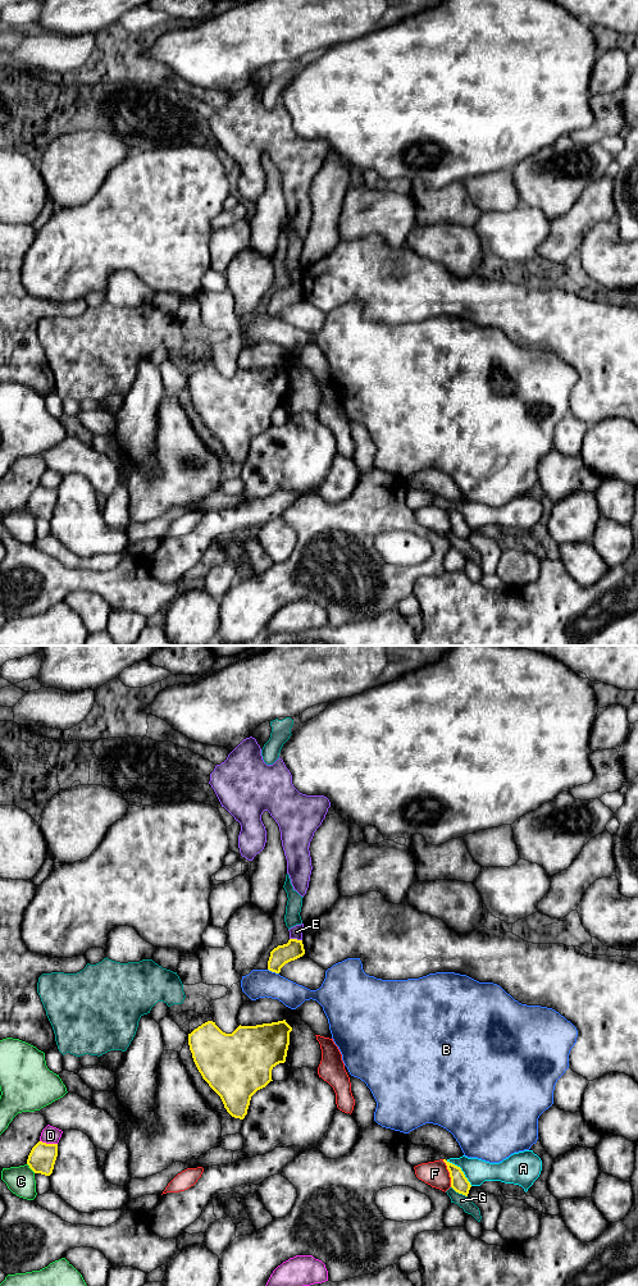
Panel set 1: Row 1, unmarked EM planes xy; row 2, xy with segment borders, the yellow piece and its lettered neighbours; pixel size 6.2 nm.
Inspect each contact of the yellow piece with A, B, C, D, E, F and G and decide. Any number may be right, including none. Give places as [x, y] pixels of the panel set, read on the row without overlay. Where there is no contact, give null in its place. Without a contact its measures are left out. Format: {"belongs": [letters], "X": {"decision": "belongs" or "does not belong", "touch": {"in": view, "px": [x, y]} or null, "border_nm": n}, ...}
{"belongs": [], "A": {"decision": "does not belong", "touch": {"in": "xy", "px": [460, 514]}, "border_nm": 220}, "B": {"decision": "does not belong", "touch": {"in": "xy", "px": [273, 315]}, "border_nm": 80}, "C": {"decision": "does not belong", "touch": {"in": "xy", "px": [31, 512]}, "border_nm": 80}, "D": {"decision": "does not belong", "touch": {"in": "xy", "px": [49, 488]}, "border_nm": 110}, "E": {"decision": "does not belong", "touch": {"in": "xy", "px": [296, 283]}, "border_nm": 80}, "F": {"decision": "does not belong", "touch": {"in": "xy", "px": [450, 518]}, "border_nm": 190}, "G": {"decision": "does not belong", "touch": {"in": "xy", "px": [459, 537]}, "border_nm": 120}}

